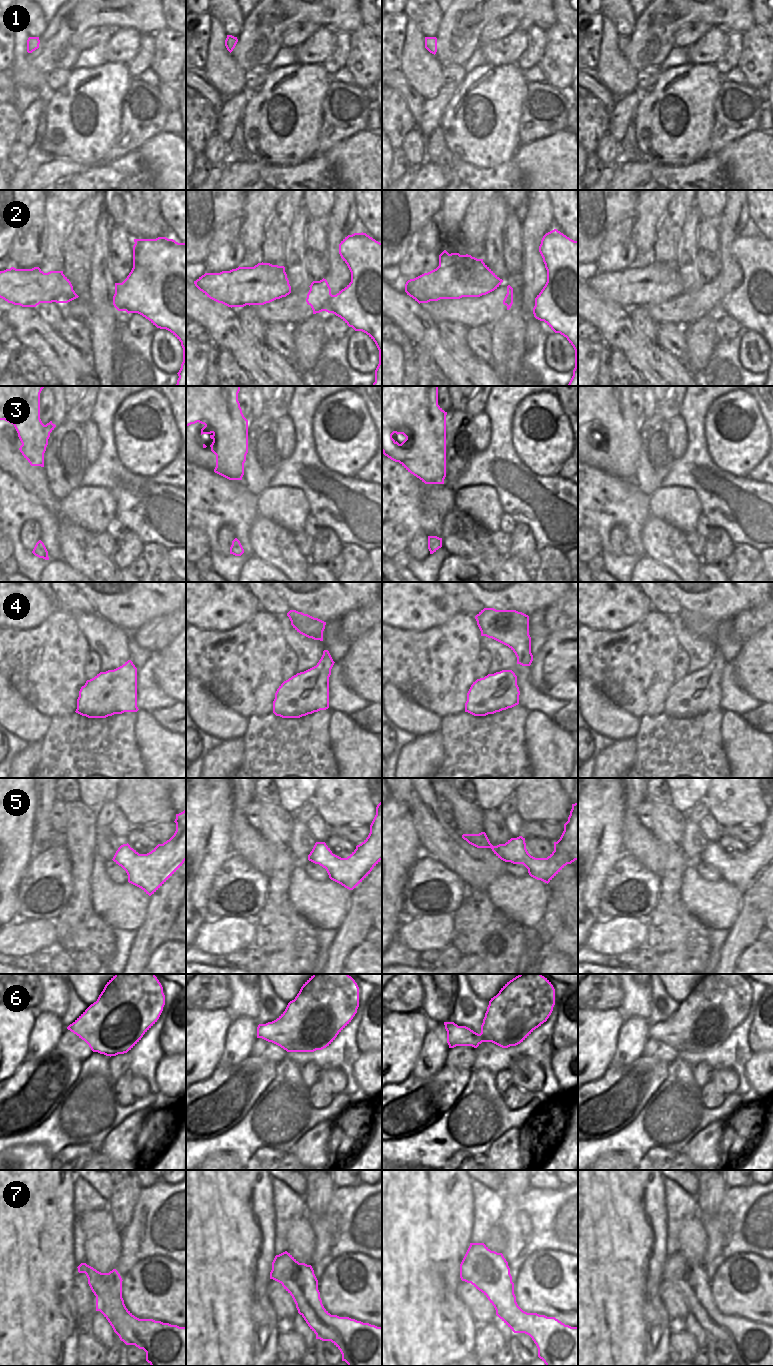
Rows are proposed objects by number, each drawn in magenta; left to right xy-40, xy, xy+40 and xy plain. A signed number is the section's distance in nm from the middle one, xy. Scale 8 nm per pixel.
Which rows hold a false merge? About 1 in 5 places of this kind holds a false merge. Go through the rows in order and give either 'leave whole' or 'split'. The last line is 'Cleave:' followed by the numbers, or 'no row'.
1: leave whole
2: leave whole
3: leave whole
4: leave whole
5: leave whole
6: leave whole
7: leave whole
Cleave: no row

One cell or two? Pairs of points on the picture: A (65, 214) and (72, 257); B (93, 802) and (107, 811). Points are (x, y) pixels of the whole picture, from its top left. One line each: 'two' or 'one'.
A: two
B: two

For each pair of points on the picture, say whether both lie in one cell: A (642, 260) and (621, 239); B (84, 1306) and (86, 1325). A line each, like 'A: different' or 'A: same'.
A: different
B: different

